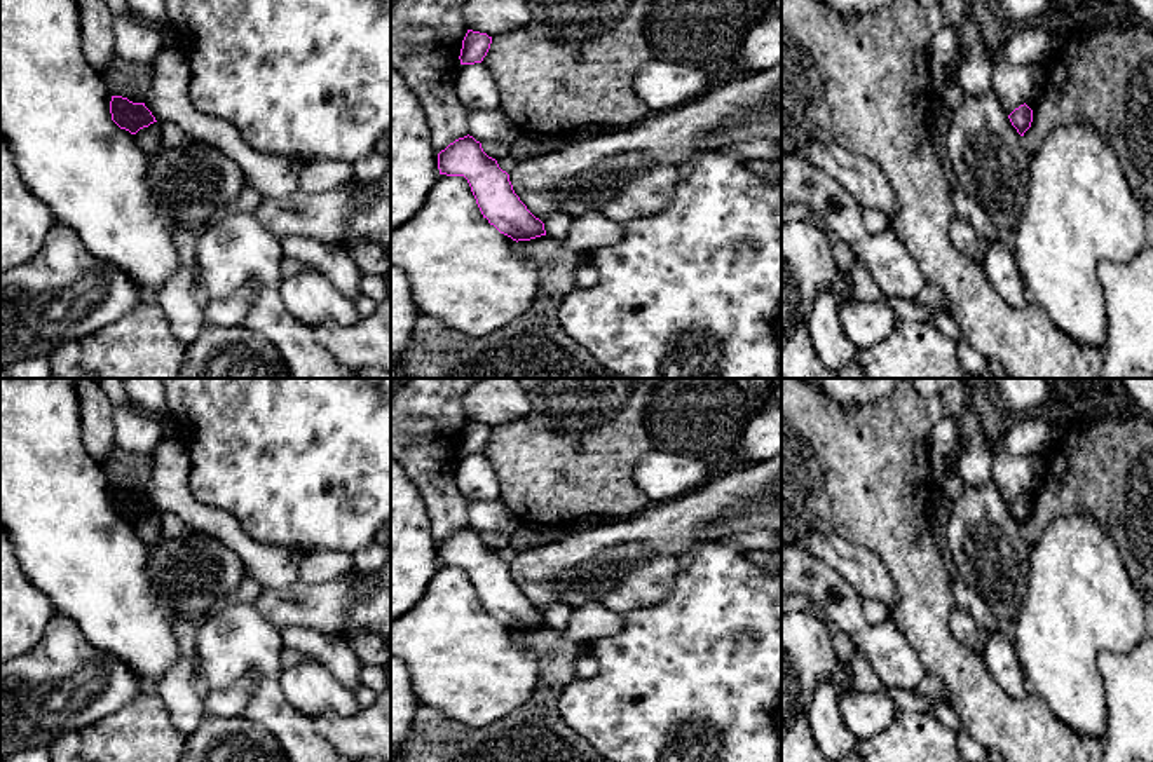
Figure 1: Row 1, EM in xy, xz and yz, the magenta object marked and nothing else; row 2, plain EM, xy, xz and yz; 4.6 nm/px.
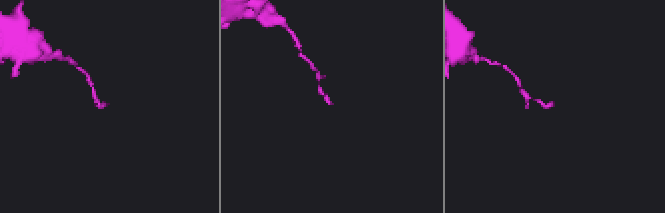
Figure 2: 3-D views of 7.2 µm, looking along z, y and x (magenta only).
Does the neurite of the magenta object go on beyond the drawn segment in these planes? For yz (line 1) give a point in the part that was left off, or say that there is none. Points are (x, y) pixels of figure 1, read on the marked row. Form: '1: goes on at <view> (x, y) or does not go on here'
1: does not go on here

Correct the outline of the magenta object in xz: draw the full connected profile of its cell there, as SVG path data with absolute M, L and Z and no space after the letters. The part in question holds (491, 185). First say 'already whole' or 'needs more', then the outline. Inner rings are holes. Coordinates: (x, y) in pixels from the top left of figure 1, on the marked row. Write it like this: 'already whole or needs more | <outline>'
already whole | M473 136L459 138L441 150L438 169L440 174L467 180L483 218L501 234L516 242L546 235L544 223L515 194L509 174Z

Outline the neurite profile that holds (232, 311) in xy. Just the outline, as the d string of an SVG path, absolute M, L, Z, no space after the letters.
M248 284L235 295L215 302L206 302L204 319L215 326L237 326L244 324L249 307L253 305L253 296L256 293L256 284Z

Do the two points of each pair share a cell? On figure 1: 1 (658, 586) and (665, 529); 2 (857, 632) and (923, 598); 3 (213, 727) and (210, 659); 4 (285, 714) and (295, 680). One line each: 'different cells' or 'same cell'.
1: different cells
2: different cells
3: different cells
4: different cells

